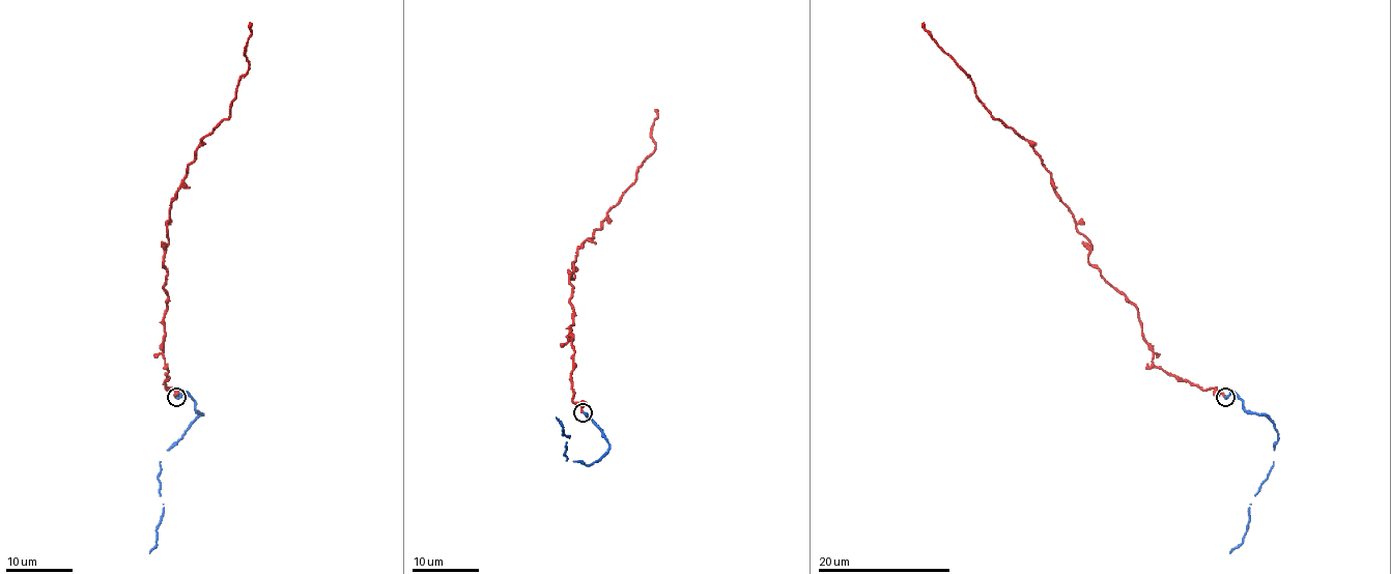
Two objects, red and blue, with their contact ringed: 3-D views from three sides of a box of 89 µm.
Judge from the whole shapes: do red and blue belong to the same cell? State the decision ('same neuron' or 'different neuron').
same neuron

